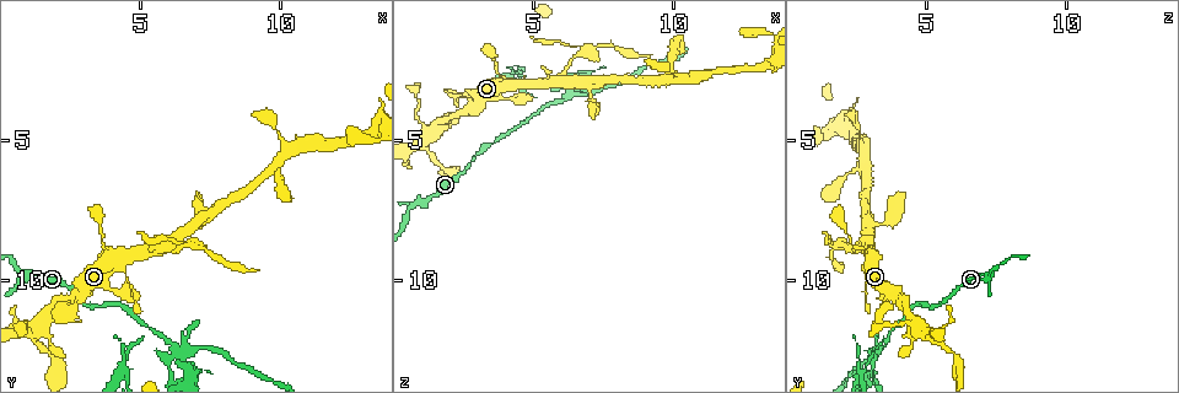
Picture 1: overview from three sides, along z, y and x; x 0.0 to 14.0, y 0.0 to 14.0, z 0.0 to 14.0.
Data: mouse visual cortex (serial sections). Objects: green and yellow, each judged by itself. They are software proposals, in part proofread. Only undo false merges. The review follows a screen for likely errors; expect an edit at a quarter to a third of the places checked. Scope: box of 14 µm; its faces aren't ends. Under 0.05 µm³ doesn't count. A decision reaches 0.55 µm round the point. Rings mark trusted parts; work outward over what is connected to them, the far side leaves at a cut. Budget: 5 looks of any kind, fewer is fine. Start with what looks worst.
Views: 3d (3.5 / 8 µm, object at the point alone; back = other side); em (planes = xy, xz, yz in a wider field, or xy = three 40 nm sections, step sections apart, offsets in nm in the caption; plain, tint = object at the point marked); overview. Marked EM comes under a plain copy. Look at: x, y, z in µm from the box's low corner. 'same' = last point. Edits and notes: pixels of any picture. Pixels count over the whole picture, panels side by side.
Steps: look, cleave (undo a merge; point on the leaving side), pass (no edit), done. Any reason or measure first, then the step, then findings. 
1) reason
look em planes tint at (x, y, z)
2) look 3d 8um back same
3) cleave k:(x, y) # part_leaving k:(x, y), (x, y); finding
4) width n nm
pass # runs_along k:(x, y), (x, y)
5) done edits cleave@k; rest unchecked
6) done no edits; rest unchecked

three-way junction
look 3d 3.5um at (4.2, 9.5, 3.0)

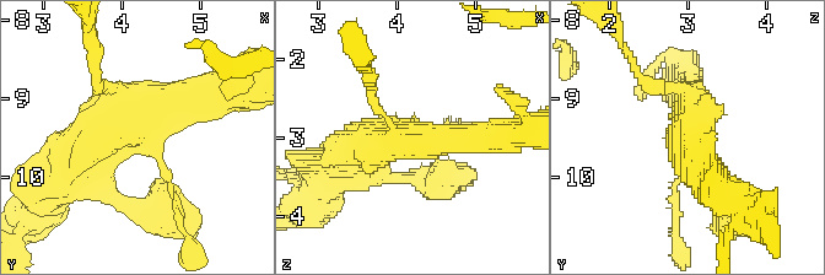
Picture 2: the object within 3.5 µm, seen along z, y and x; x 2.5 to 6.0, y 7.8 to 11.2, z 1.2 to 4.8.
shape alone is not enough
look em planes tint at (4.25, 9.40, 2.95)

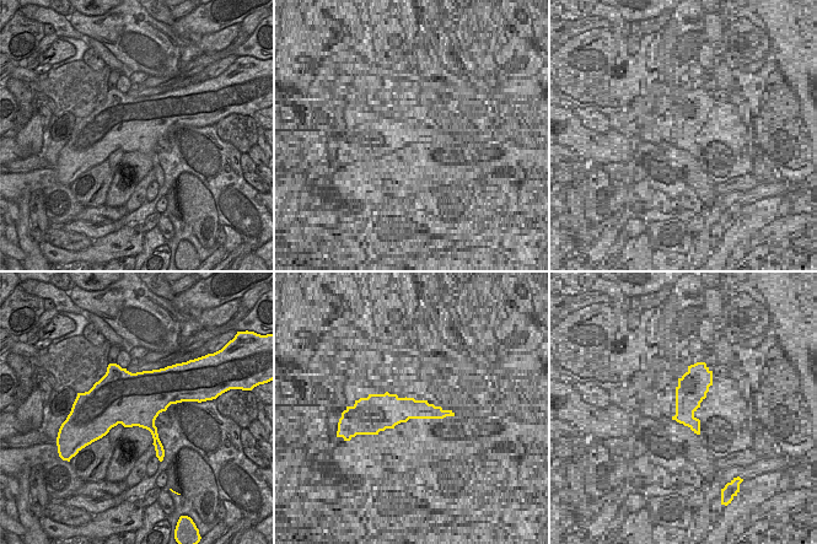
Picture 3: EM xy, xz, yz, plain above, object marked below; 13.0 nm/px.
width 700 nm
pass # runs_along 2:(76, 158), (122, 117), (156, 146), (174, 199); all the same cell

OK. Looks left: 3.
three arms meet
look 3d 3.5um at (6.7, 8.7, 1.9)

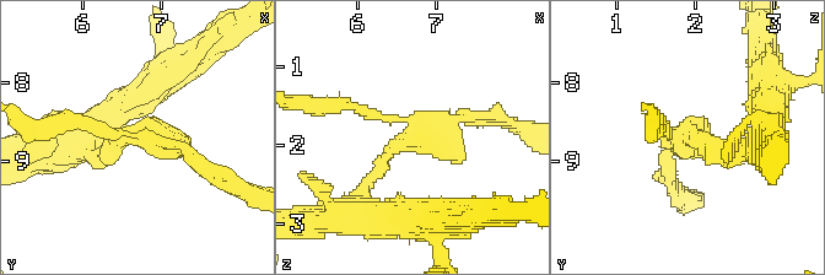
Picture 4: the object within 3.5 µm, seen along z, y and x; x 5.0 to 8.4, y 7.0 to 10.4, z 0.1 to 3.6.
now the EM
look em planes tint at (6.70, 8.70, 1.90)

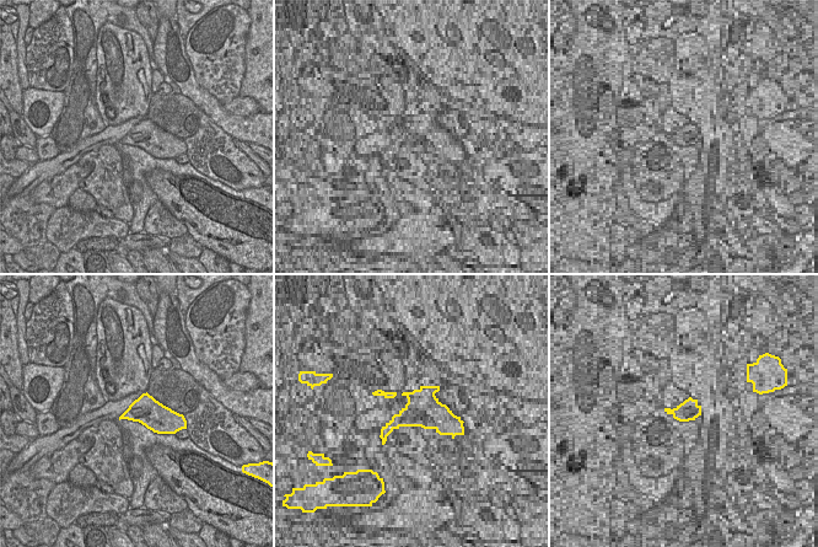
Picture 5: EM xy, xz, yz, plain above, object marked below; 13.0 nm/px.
look em xy step 1 tint same

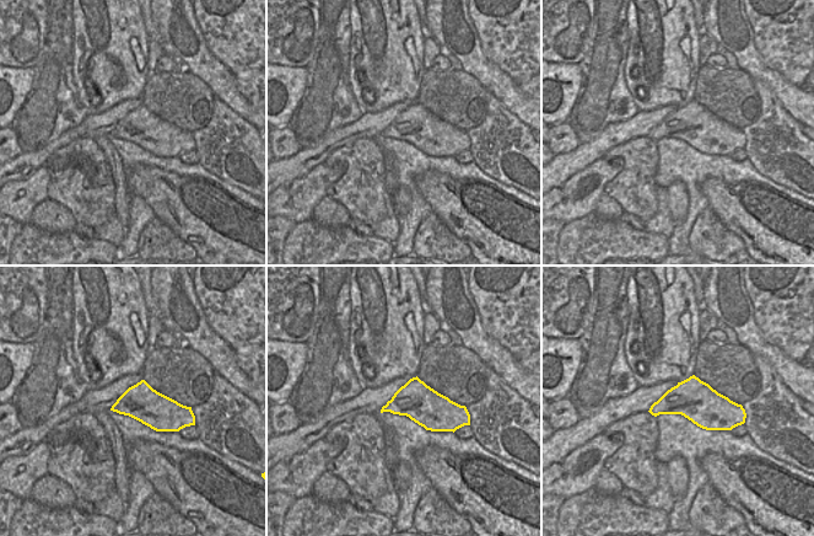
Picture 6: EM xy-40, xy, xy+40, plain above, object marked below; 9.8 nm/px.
cleave 4:(497, 119) # two cells meet here

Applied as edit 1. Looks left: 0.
done edits cleave@4; rest unchecked

